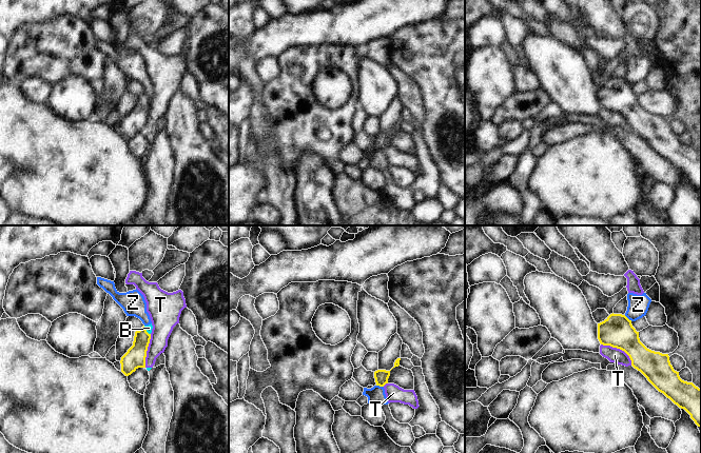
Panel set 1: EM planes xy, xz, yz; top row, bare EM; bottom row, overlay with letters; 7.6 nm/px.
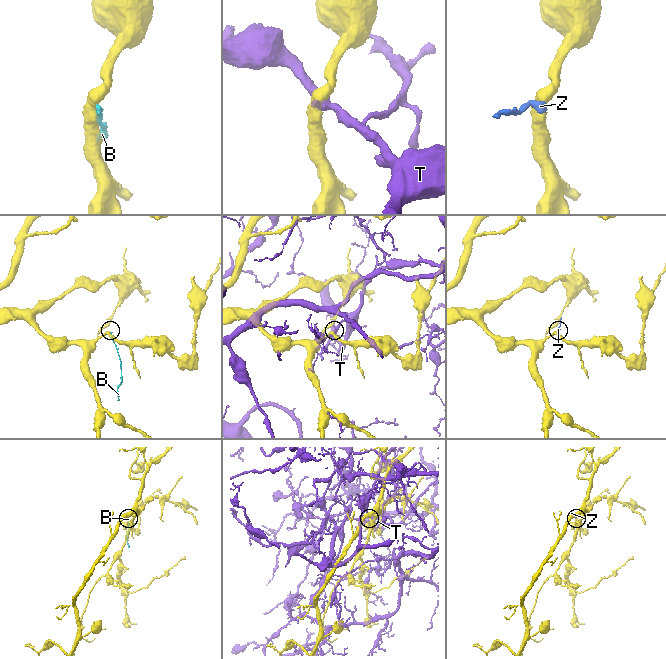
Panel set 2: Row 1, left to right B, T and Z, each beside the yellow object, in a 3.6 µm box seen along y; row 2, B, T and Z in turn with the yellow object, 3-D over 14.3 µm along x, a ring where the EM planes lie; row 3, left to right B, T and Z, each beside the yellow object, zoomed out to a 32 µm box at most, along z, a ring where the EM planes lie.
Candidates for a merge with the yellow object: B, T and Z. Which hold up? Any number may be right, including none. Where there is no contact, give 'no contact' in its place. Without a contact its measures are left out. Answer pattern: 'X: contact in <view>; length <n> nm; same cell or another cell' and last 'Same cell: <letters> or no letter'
B: contact in xy; length 90 nm; another cell
T: contact in yz; length 280 nm; another cell
Z: contact in xz; length 60 nm; another cell
Same cell: no letter

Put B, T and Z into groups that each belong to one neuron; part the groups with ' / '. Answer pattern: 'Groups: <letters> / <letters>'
Groups: B Z / T

